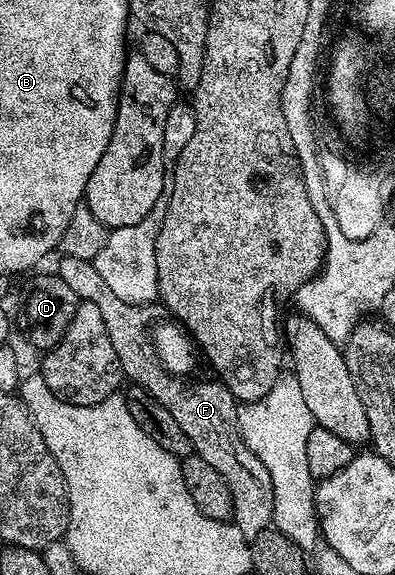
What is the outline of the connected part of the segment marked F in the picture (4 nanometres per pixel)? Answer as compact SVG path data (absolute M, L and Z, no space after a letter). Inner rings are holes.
M64 257L60 262L55 267L57 276L67 281L80 302L99 308L103 325L107 325L107 337L111 337L111 345L115 348L115 357L119 357L122 376L130 384L151 393L163 409L169 410L171 417L175 417L175 422L183 428L183 433L187 433L194 452L223 473L223 481L227 481L233 498L232 524L238 526L249 541L259 533L270 530L272 511L275 509L271 476L259 457L244 443L237 427L238 404L233 403L232 393L221 384L224 382L185 383L189 381L171 374L160 363L153 344L151 328L159 319L156 306L119 301L119 297L115 297L115 293L111 293L111 288L103 282L103 277L99 277L99 269L95 269L90 260Z

